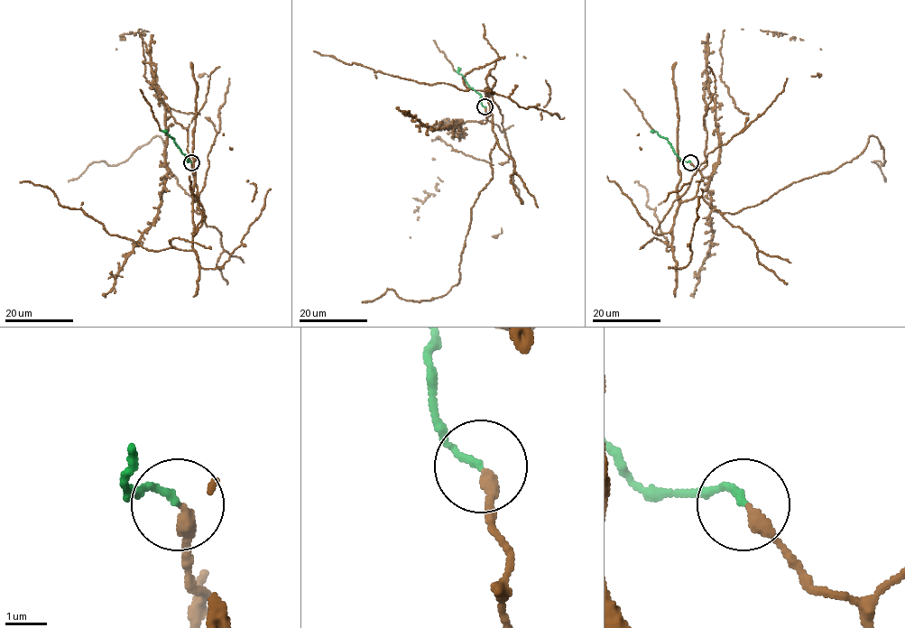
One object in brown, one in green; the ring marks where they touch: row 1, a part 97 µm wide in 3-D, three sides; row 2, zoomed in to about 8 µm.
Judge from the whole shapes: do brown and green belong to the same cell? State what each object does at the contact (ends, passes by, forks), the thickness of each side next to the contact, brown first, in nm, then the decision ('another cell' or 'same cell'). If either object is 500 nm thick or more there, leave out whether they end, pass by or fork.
brown ends | green ends | 320/150 nm | same cell

